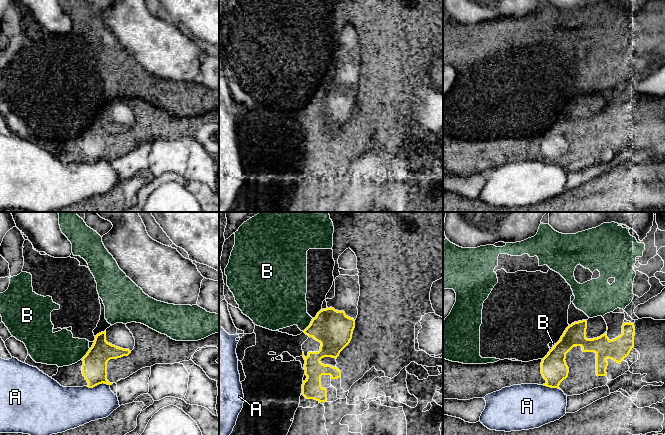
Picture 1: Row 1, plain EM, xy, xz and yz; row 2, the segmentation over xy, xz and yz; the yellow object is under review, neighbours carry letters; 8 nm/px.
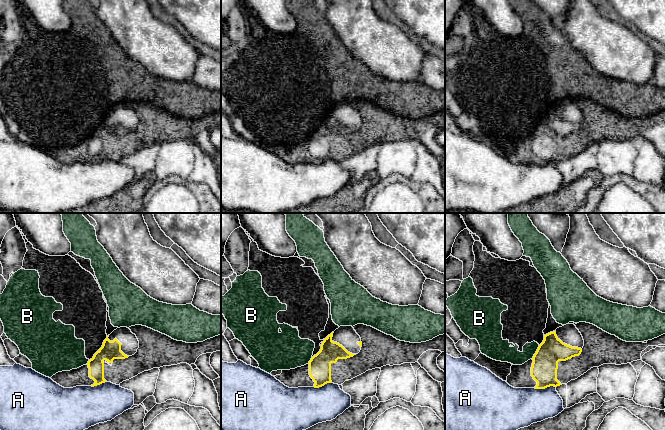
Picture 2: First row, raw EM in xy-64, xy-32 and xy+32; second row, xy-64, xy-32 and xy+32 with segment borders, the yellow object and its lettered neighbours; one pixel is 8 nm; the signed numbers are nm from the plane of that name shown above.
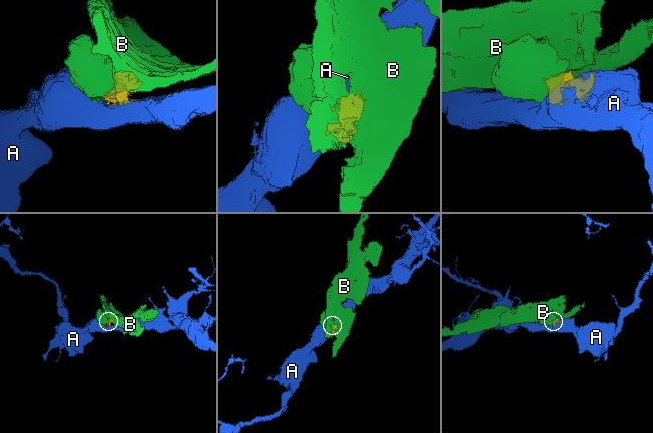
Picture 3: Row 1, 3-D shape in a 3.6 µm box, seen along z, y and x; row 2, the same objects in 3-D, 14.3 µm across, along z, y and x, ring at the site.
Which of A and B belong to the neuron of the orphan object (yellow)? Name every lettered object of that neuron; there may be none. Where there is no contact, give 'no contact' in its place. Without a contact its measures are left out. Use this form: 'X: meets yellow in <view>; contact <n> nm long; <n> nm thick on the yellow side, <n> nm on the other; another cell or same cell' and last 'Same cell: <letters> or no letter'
A: meets yellow in xy; contact 190 nm long; 200 nm thick on the yellow side, 320 nm on the other; another cell
B: meets yellow in xz; contact 140 nm long; 300 nm thick on the yellow side, 340 nm on the other; another cell
Same cell: no letter

